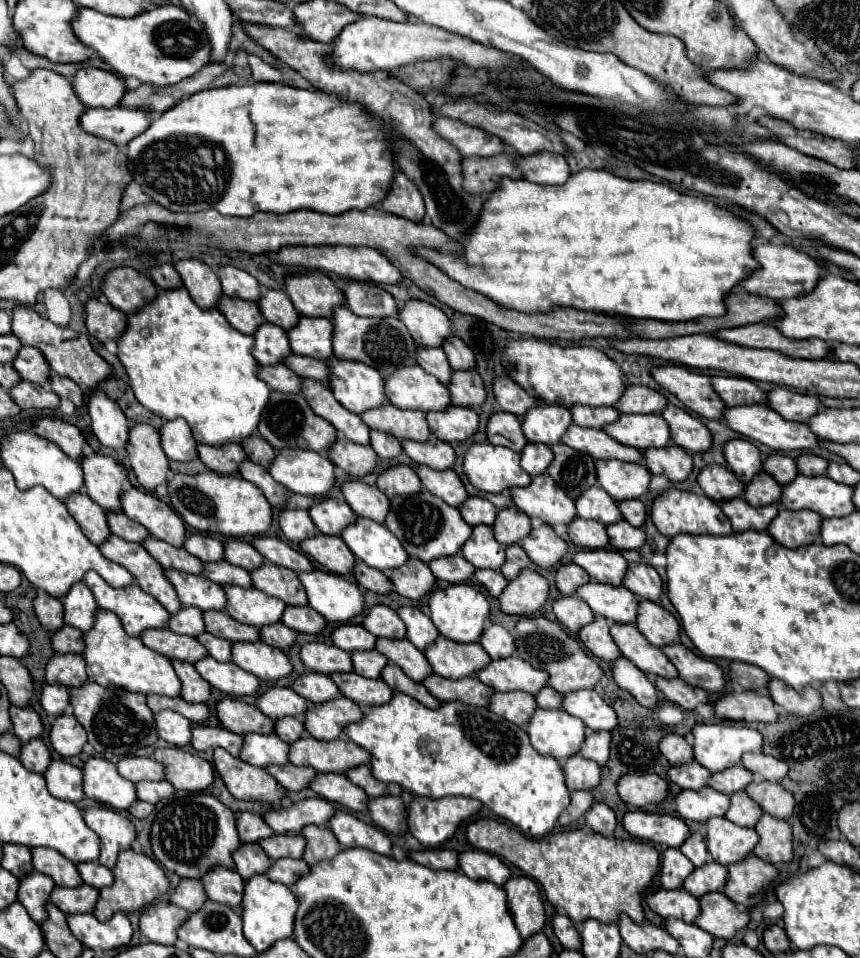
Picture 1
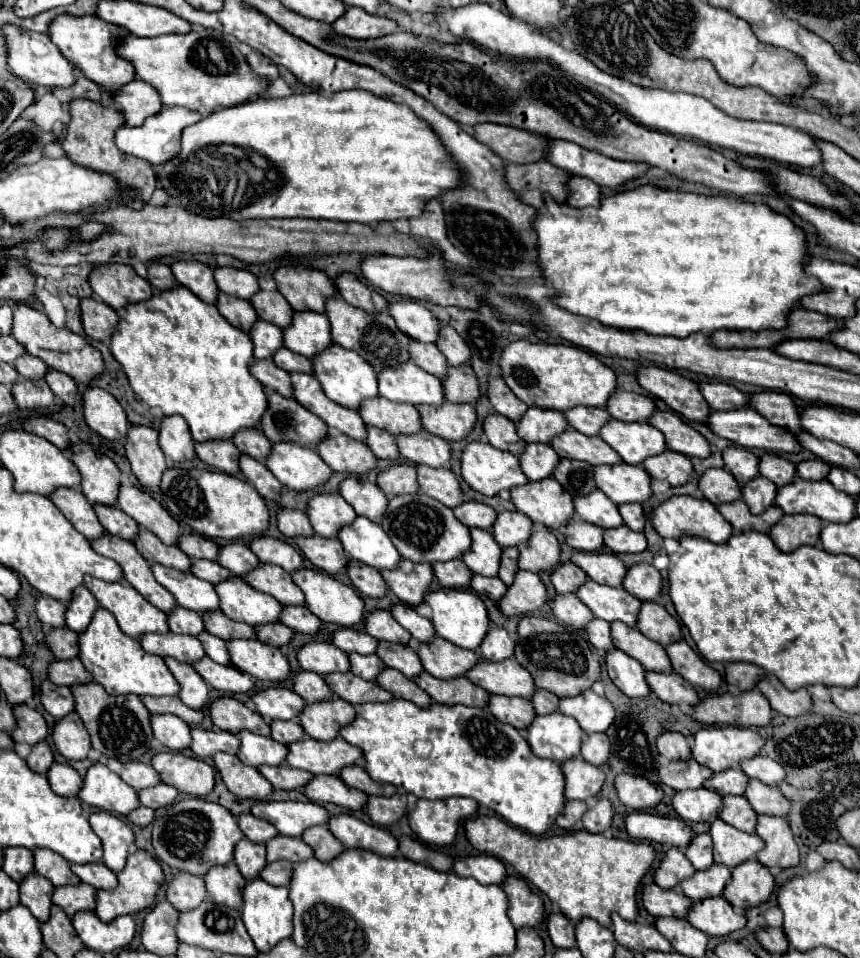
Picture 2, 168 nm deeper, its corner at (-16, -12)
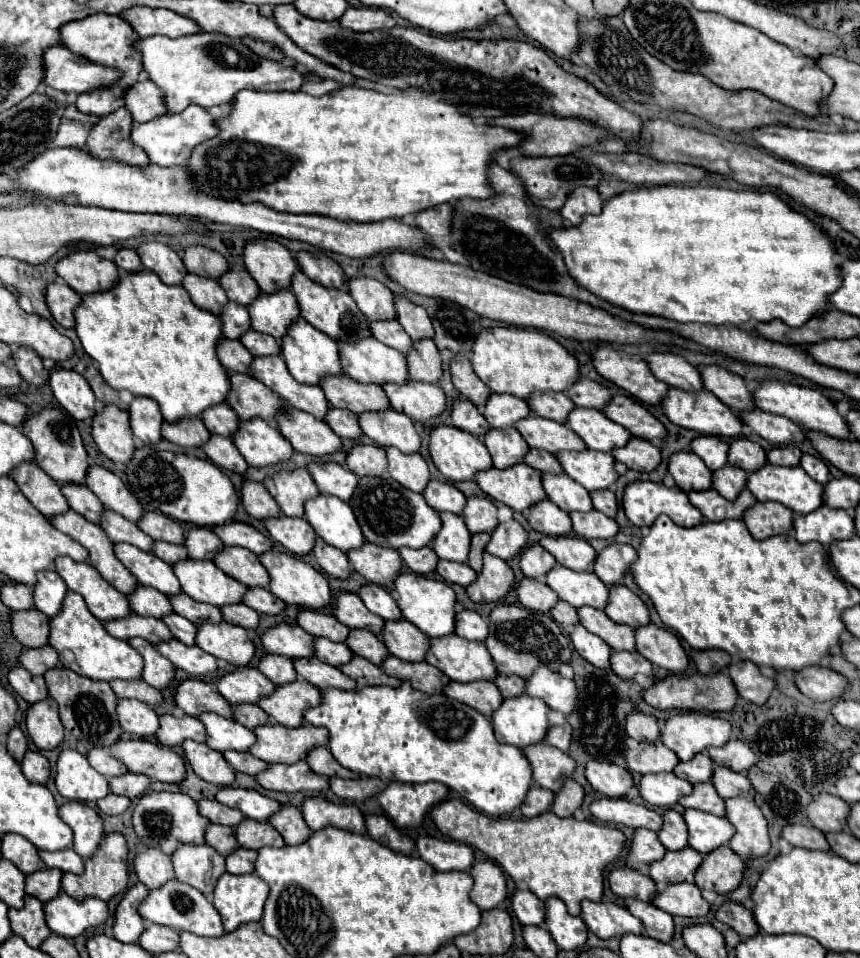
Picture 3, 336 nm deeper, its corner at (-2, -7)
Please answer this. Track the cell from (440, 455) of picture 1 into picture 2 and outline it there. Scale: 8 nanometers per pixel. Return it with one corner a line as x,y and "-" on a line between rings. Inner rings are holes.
418,430
418,434
408,436
394,436
400,454
414,462
426,466
448,466
450,464
450,446
446,440
428,434
426,430

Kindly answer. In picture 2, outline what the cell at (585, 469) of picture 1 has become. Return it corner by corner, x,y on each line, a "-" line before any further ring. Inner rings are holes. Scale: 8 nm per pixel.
560,460
552,478
556,478
572,496
582,496
596,488
592,466
580,460

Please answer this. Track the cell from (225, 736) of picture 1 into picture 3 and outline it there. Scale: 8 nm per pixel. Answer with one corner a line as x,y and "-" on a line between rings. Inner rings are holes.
162,715
160,717
160,729
156,733
158,741
166,747
180,747
186,739
194,739
198,743
206,741
206,727
196,717
172,717

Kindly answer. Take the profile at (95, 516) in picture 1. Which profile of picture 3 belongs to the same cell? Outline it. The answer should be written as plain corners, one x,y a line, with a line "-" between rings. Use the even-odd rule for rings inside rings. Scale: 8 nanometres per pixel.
36,463
20,465
18,471
14,471
12,479
18,483
18,487
26,495
26,499
36,509
40,509
46,517
52,519
70,509
66,497
62,495
60,485
54,479
50,479

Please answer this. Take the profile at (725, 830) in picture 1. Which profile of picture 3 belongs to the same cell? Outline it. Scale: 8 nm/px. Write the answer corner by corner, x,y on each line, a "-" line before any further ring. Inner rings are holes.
694,809
684,811
684,821
688,825
688,845
702,855
728,845
736,833
734,825
730,825
728,819
706,815

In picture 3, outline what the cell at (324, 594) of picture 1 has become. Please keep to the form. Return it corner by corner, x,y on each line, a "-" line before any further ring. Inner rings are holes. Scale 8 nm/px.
270,551
270,553
264,553
260,557
262,565
268,569
270,573
270,591
282,599
286,605
298,605
302,609
324,609
330,599
332,599
332,593
330,593
330,585
328,581
324,579
322,573
318,573
310,563
304,563
302,559
298,557
292,557
290,553
280,553
280,551

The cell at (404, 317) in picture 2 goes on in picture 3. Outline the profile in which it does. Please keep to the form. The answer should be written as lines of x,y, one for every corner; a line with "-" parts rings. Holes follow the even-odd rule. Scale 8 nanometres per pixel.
368,277
348,279
348,293
354,297
358,309
362,309
370,321
396,319
396,297
384,283

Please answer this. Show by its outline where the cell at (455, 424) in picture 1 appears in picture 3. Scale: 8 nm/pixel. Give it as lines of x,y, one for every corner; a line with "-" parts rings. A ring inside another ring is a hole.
410,381
410,385
382,385
394,411
408,415
412,421
432,421
446,411
446,395
440,385
422,385

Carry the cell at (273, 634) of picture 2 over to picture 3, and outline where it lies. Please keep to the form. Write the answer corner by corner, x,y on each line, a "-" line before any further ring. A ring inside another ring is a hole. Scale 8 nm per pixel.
228,605
226,609
220,609
220,611
226,623
240,625
244,629
256,629
260,623
260,615
248,605

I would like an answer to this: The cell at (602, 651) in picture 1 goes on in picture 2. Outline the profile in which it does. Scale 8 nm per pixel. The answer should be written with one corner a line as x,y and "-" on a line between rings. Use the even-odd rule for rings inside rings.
594,618
592,622
588,622
588,626
584,628
586,634
588,634
588,642
600,650
600,652
606,652
612,648
612,638
610,638
610,624
600,620
600,618

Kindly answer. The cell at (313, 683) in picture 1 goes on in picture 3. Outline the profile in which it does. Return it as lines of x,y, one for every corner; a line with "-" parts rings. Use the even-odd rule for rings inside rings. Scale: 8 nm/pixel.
266,655
262,657
258,669
270,679
274,681
274,685
286,685
298,679
298,673
294,671
294,665
290,659
286,657
278,657
278,655

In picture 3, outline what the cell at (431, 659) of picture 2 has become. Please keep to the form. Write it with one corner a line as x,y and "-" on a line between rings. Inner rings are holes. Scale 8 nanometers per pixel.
406,619
388,621
382,629
382,641
394,657
408,663
426,661
426,655
430,653
430,637

